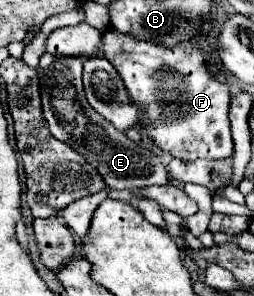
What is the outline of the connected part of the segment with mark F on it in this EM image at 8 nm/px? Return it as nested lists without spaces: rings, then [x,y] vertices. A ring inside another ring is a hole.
[[[109,27],[103,31],[103,53],[105,59],[117,69],[121,75],[129,99],[139,107],[139,123],[147,131],[149,139],[165,153],[177,159],[227,159],[233,155],[233,139],[229,131],[229,87],[217,81],[207,69],[207,53],[197,41],[183,41],[183,45],[175,45],[175,49],[163,49],[163,45],[153,45],[149,41],[137,41],[127,33],[117,33],[117,29]]]

